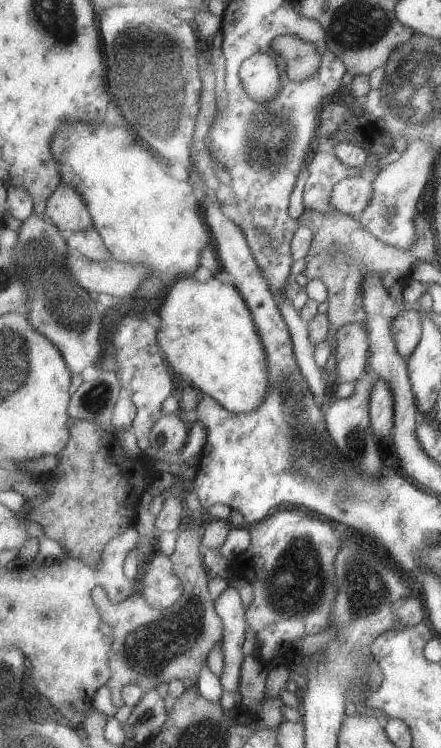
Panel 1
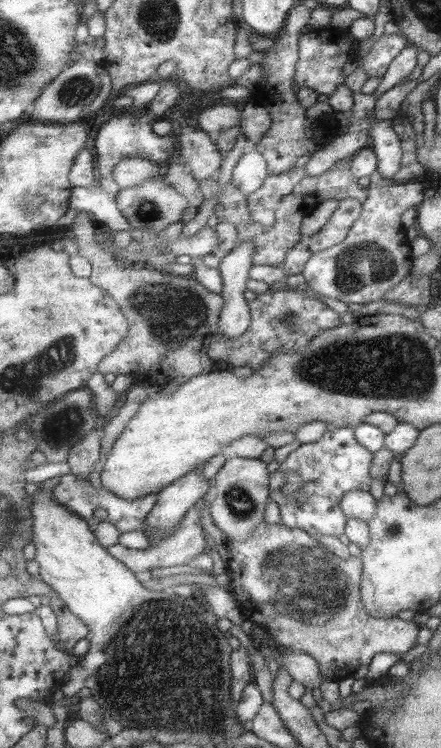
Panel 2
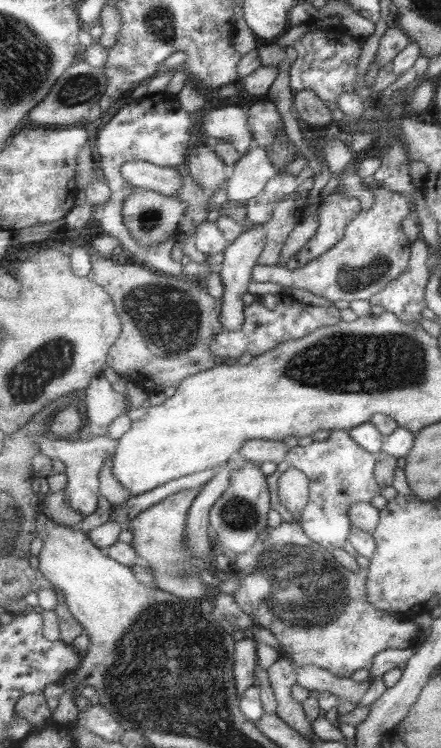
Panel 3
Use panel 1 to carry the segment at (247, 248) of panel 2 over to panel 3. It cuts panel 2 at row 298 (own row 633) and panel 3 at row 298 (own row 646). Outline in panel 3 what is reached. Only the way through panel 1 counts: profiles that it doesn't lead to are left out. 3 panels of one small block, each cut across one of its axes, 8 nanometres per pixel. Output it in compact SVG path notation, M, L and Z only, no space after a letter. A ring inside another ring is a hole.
M258 223L252 229L243 231L243 234L237 240L234 240L223 253L224 260L218 269L226 286L226 291L222 298L221 323L227 330L241 330L241 327L245 324L245 320L247 320L247 307L245 307L245 302L243 302L243 296L249 292L249 286L254 281L254 268L260 262L260 256L263 250L265 250L265 244L267 244L265 228L263 228L263 223Z

